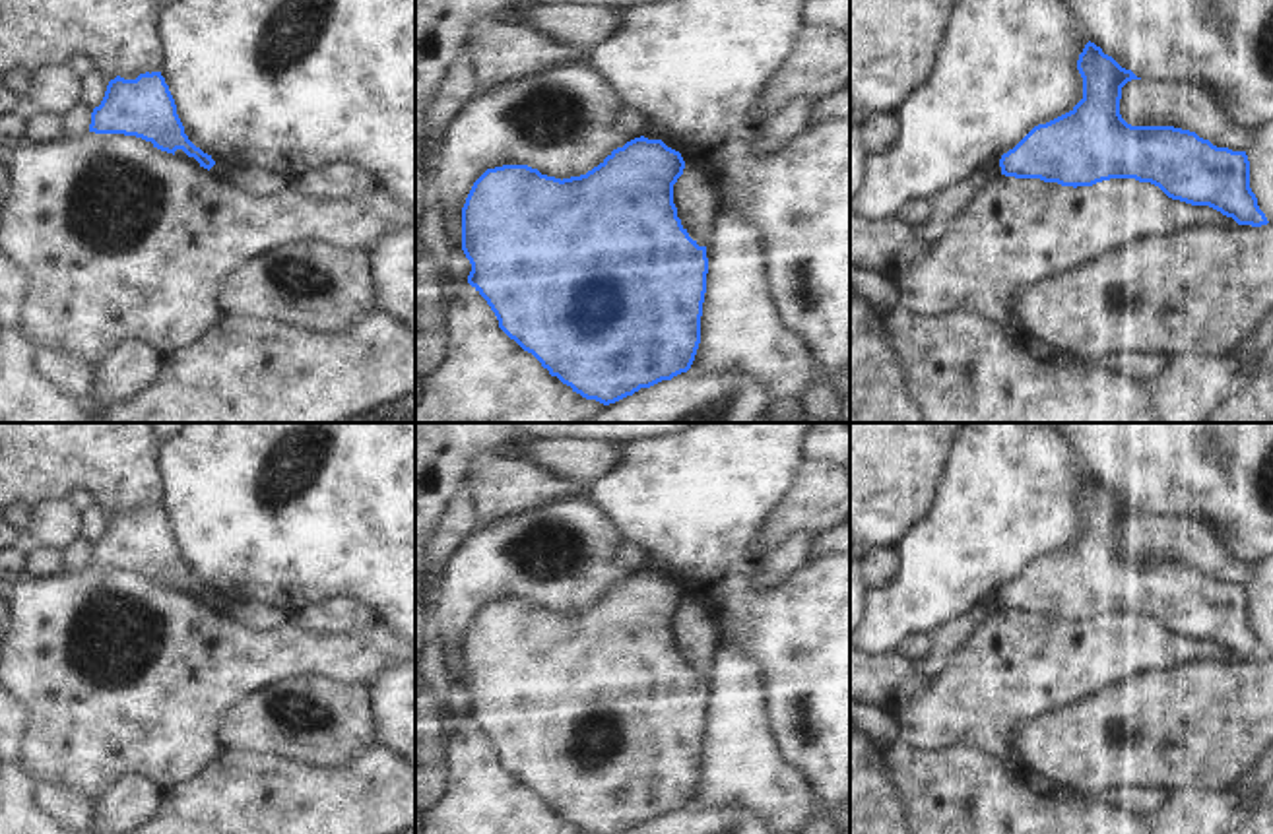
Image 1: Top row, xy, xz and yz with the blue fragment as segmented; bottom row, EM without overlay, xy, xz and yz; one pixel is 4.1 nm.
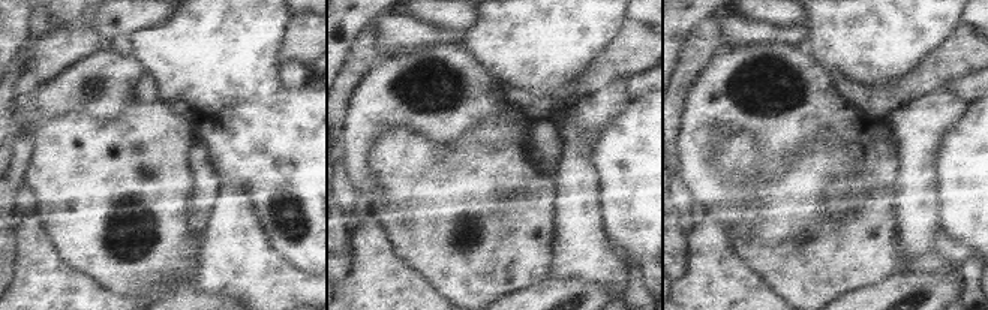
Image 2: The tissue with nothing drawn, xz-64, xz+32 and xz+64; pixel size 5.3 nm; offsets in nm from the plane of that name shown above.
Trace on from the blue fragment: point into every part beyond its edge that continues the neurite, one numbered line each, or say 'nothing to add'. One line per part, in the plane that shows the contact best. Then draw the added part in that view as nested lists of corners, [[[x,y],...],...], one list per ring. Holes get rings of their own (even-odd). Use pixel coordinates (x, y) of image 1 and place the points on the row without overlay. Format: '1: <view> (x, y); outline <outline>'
nothing to add

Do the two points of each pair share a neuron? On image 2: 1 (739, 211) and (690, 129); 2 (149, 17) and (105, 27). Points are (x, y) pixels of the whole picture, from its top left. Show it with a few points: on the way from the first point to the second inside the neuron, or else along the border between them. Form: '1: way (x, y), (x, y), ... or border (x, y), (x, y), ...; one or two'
1: way (717, 195), (694, 172), (694, 152); one
2: way (138, 17), (125, 17), (116, 26); one

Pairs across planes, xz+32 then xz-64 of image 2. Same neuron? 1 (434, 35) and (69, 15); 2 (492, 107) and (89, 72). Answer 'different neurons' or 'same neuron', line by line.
1: different neurons
2: same neuron

